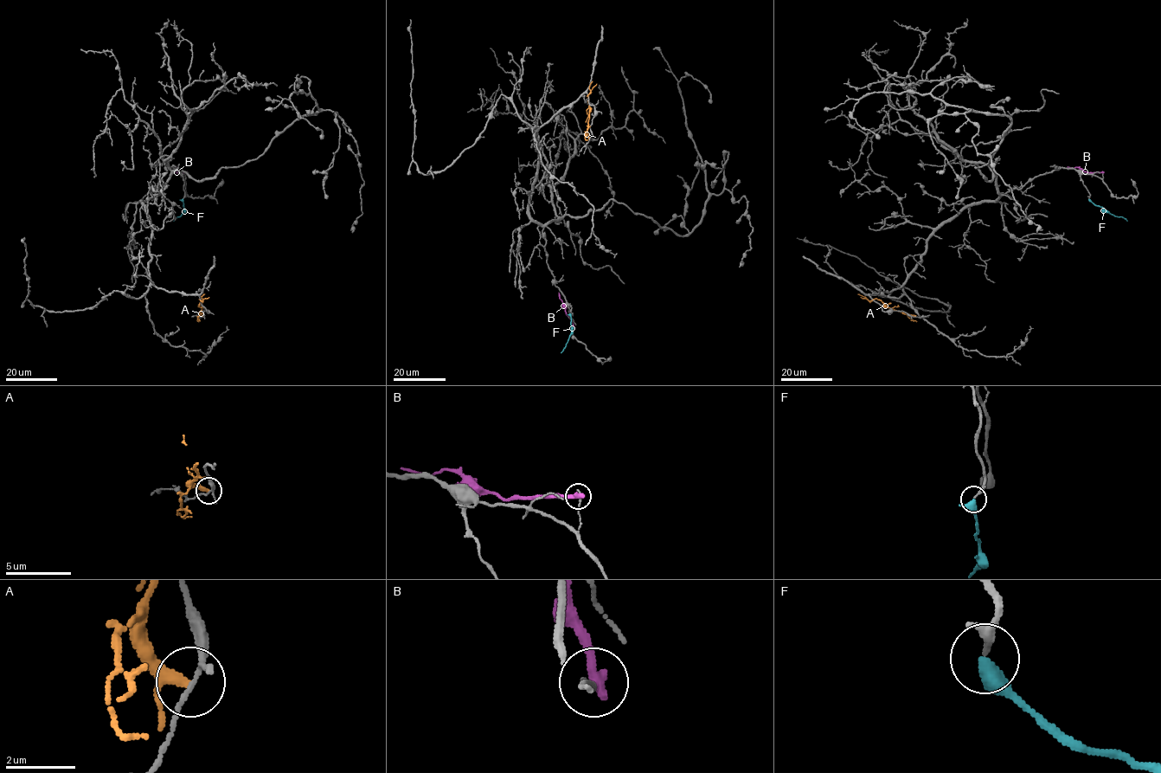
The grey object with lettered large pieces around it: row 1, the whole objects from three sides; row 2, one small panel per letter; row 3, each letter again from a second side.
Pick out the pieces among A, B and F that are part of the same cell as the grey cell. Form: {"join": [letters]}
{"join": ["F"]}

